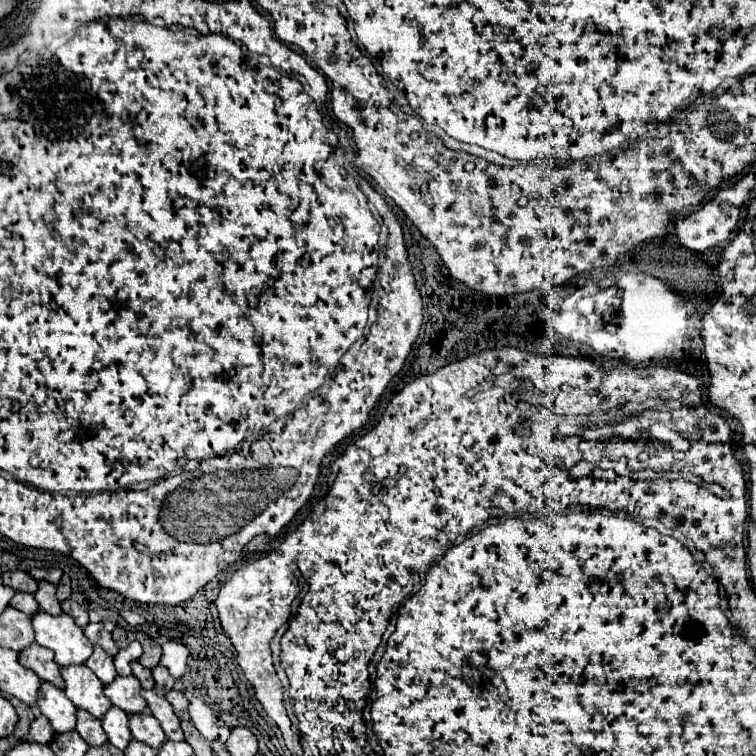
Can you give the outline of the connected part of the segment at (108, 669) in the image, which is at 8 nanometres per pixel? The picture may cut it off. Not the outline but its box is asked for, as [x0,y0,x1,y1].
[86,647,116,685]

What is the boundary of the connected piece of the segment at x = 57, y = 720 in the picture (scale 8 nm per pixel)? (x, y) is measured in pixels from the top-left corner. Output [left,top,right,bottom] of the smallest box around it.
[36,681,76,733]

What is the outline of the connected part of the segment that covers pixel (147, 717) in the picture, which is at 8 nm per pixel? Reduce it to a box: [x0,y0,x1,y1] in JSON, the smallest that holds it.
[128,713,166,749]

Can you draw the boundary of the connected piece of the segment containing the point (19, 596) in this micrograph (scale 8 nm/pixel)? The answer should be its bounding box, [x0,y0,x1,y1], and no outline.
[10,591,40,615]

